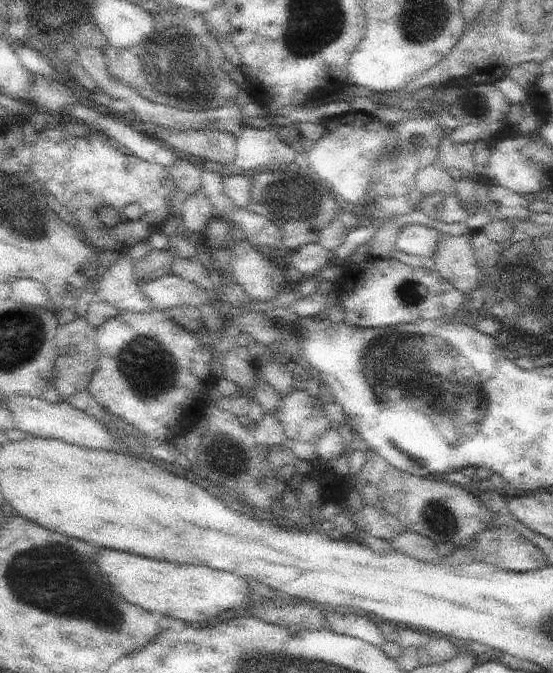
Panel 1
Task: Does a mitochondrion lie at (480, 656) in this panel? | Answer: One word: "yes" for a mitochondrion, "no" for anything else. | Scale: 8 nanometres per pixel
no

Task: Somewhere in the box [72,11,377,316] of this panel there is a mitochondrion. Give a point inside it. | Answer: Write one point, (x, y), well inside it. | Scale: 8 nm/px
(172, 66)

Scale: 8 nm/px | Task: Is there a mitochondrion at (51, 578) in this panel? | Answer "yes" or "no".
yes

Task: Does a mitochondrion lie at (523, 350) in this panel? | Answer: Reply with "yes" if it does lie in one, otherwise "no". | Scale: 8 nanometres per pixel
yes

